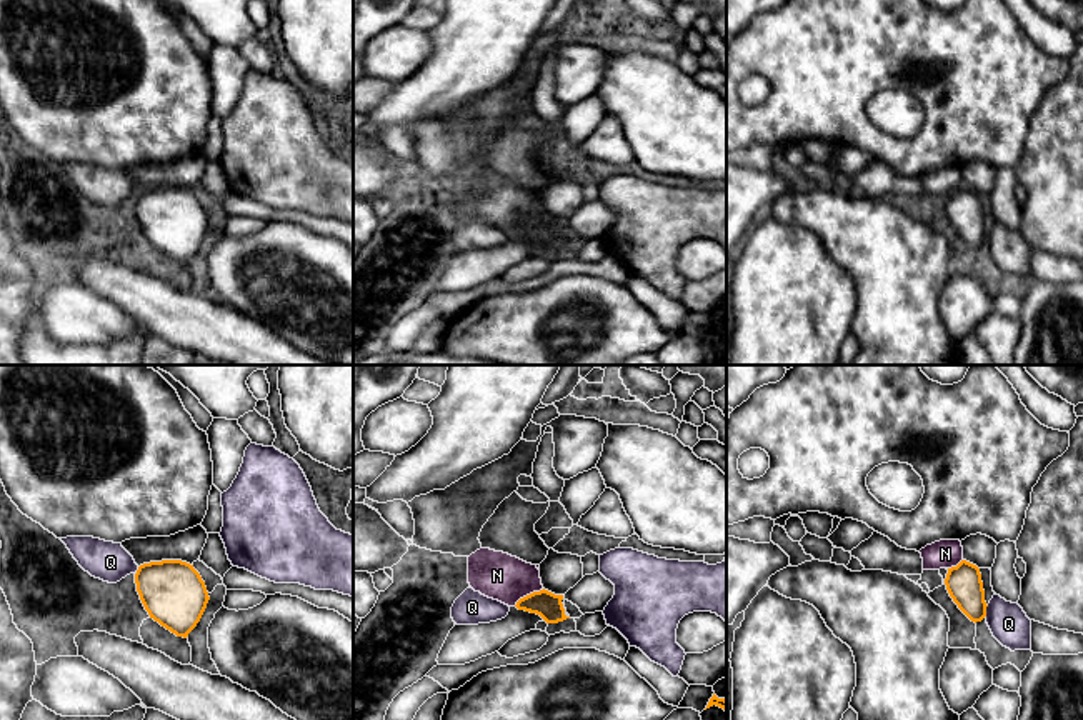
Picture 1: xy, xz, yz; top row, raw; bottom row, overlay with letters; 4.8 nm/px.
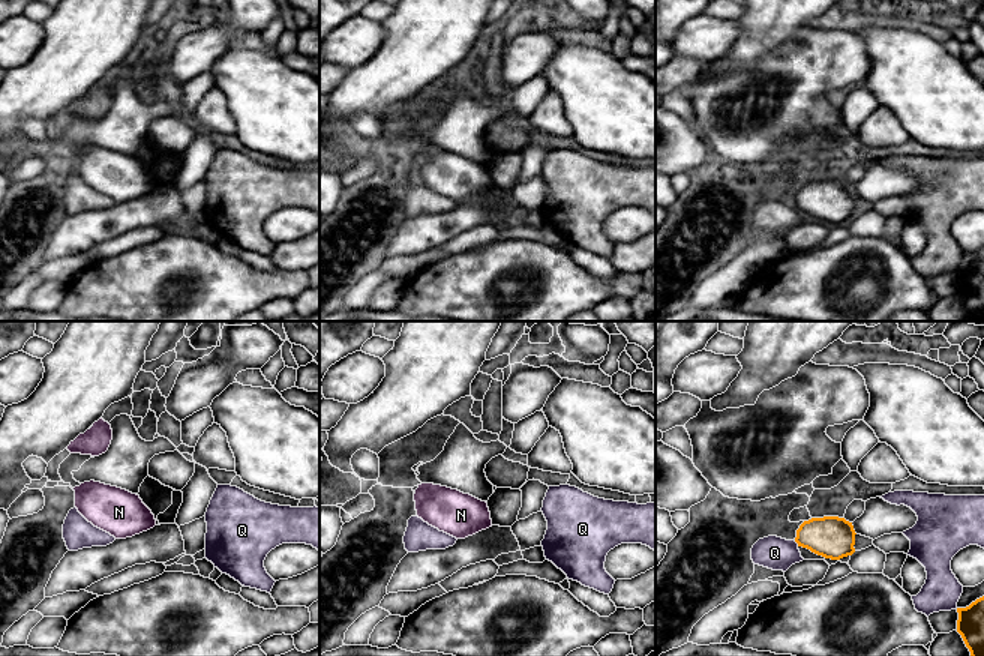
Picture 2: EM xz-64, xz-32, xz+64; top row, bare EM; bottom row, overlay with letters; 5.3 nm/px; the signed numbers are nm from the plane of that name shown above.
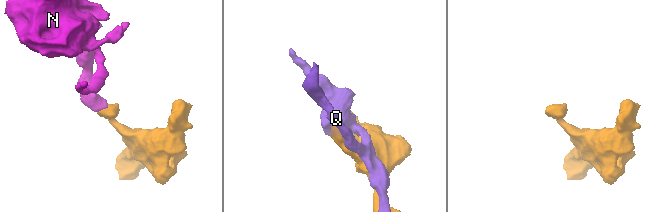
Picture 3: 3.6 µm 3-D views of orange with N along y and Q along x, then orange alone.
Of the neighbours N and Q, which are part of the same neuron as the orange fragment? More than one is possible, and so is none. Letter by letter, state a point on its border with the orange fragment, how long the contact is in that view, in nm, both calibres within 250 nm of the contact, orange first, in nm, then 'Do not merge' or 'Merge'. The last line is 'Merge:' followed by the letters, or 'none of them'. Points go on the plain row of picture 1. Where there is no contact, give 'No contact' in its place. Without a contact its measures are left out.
N: Touches orange at xz (530, 220). Shared border 170 nm. Thickness 130 nm (orange) against 220 nm. Do not merge
Q: Touches orange at yz (985, 239). Shared border 70 nm. Thickness 180 nm (orange) against 190 nm. Do not merge
Merge: none of them

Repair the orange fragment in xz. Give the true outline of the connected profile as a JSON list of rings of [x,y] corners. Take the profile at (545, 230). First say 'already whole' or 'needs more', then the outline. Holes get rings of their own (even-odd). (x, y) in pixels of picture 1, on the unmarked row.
already whole; [[[543,215],[520,225],[515,233],[540,242],[546,250],[558,250],[570,245],[565,242],[561,227],[563,222],[555,222]]]

